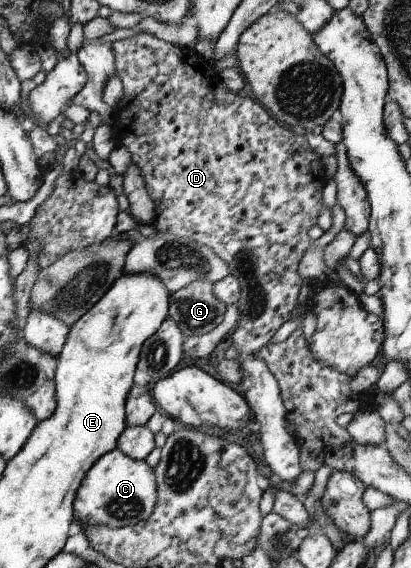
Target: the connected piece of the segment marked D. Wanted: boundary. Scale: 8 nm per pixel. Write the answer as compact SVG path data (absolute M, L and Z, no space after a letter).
M145 31L110 44L114 51L117 75L123 82L123 95L117 100L117 104L112 109L112 119L108 122L111 126L113 141L116 145L126 146L130 152L131 162L140 169L148 194L155 204L156 218L153 226L156 230L194 239L201 245L209 246L228 264L231 274L238 278L241 286L239 299L239 311L241 313L237 327L233 330L231 336L233 343L237 344L237 349L240 351L237 358L241 370L240 388L244 392L244 398L247 400L249 407L254 412L256 421L261 426L259 432L265 461L275 472L276 479L282 481L294 480L303 471L299 461L301 448L296 441L295 435L286 431L287 420L285 416L287 410L284 406L276 377L268 368L266 361L257 355L257 352L270 343L270 338L274 336L274 333L284 322L291 319L292 310L299 304L297 300L302 280L298 269L303 254L311 243L308 230L317 224L318 216L320 216L319 212L325 207L322 203L322 188L324 188L328 176L324 172L321 157L310 147L305 136L294 133L291 128L272 118L272 115L260 102L255 102L250 96L243 96L224 90L220 96L216 96L216 99L214 99L211 91L214 86L222 85L221 75L215 71L214 66L211 66L210 60L202 58L194 49L169 44L169 42L158 39L155 35Z

